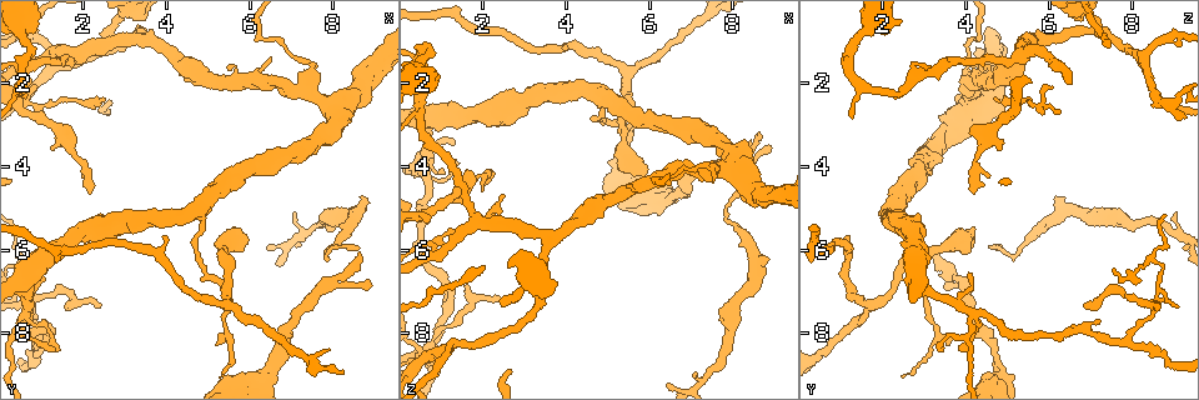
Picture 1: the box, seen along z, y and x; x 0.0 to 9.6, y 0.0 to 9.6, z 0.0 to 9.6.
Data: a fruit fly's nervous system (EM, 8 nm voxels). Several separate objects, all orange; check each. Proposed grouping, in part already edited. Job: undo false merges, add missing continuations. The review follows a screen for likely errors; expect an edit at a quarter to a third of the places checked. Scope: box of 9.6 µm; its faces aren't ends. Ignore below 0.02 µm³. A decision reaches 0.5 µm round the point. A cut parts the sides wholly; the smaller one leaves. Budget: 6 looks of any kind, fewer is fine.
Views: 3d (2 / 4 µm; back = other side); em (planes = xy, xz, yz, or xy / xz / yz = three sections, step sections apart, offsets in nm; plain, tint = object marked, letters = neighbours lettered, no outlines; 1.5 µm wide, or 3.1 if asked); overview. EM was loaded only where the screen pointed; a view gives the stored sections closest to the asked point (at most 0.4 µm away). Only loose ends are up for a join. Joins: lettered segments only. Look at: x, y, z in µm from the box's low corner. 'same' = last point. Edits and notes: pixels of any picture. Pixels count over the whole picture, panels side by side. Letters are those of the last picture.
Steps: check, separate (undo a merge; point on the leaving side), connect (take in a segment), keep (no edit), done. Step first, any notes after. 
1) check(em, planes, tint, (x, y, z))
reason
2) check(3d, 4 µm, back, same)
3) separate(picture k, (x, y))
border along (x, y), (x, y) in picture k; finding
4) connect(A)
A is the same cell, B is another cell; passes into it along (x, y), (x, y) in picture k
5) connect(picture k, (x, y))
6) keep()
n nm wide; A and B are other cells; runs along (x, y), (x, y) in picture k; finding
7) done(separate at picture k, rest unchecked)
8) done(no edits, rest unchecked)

check(em, xz, step 4, letters, (8.85, 4.70, 6.25))
branch stops here

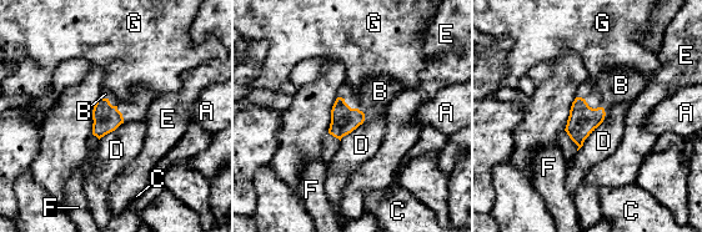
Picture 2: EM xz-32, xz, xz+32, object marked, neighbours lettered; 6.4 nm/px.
connect(B)
B is the same cell, A, C, D, E, F and G are other cells; passes into it along (582, 120), (581, 97), (613, 86) in picture 2; it goes on there

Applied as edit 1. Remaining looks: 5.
check(3d, 4 µm, (8.60, 6.10, 3.20))

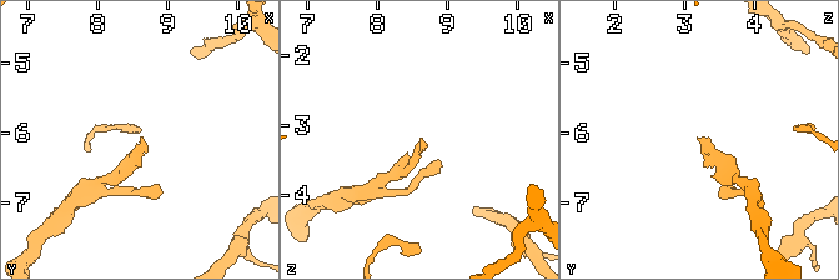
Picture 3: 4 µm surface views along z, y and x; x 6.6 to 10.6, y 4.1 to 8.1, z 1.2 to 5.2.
check(em, planes, letters, (8.65, 6.10, 3.15))

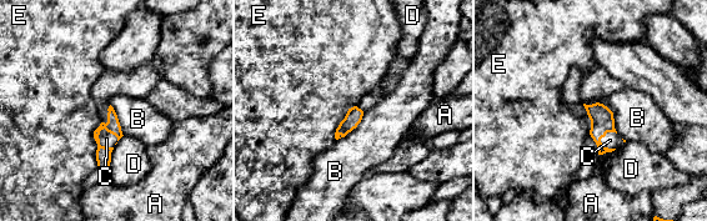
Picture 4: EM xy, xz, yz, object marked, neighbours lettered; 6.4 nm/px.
connect(C)
110 nm wide; C is the same cell, A, B, D and E are other cells; it goes on there

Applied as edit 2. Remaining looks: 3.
check(em, planes, tint, (1.80, 1.40, 5.30))
sudden change in width

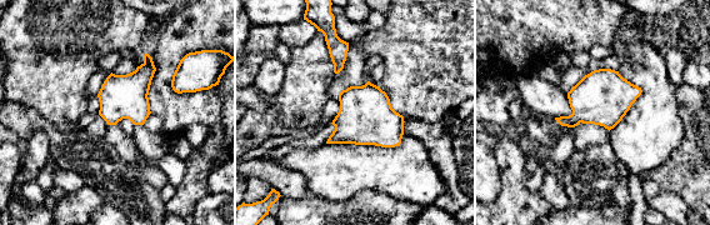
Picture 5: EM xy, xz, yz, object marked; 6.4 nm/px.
check(em, planes, letters, same)

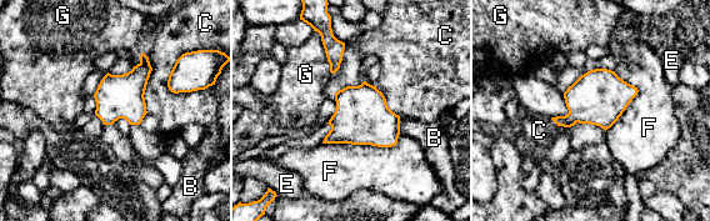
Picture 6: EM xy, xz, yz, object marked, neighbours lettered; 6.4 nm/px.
keep()
280 nm wide; B, C, E, F and G are other cells; border along (143, 51), (151, 68), (148, 112) in picture 6; all the same neuron

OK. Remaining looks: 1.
done(connect at picture 2, connect at picture 4, rest unchecked)

